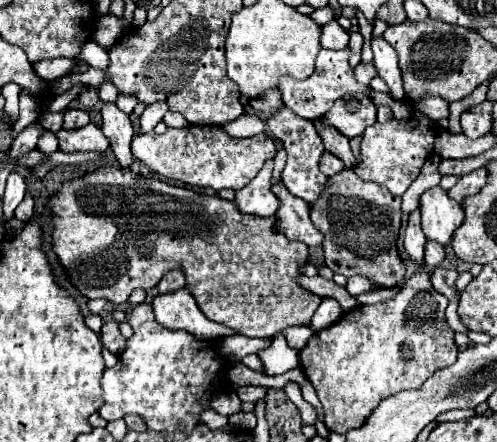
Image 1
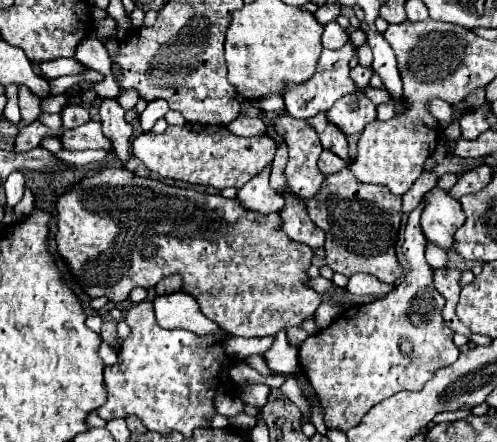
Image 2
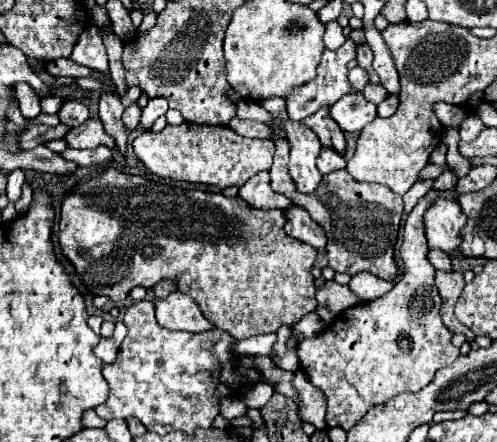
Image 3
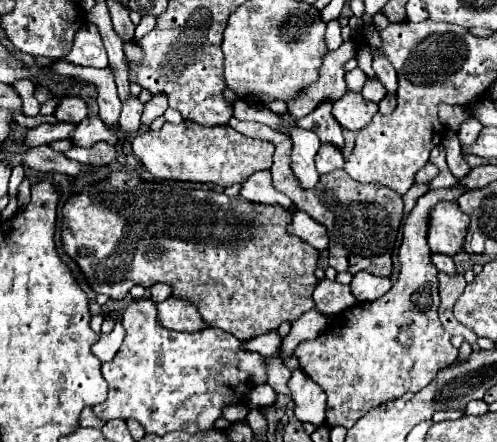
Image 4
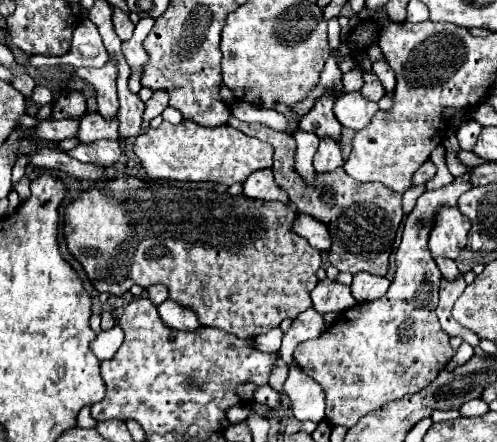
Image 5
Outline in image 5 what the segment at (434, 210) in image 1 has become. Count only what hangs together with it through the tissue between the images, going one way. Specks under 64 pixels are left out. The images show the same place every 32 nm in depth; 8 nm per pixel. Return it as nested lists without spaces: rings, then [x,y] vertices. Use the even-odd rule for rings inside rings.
[[[442,208],[436,216],[436,224],[430,234],[430,252],[434,258],[444,256],[450,260],[456,260],[466,248],[468,242],[468,230],[470,220],[466,216],[460,216],[458,208]]]

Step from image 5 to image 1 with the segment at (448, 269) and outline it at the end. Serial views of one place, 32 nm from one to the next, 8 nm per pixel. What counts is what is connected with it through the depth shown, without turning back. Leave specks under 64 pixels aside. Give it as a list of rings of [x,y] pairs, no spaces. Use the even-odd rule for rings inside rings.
[[[428,240],[428,242],[426,242],[426,250],[424,250],[424,260],[426,260],[426,264],[428,264],[430,268],[436,268],[436,266],[440,266],[440,264],[444,262],[444,258],[446,258],[444,248],[442,248],[440,244]]]

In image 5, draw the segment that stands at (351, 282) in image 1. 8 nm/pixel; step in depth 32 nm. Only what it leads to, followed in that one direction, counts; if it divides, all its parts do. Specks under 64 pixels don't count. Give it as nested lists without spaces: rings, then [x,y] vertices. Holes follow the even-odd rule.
[[[360,272],[354,276],[352,292],[356,292],[358,302],[370,302],[376,298],[382,298],[390,286],[390,280],[384,276],[372,276],[368,272]]]

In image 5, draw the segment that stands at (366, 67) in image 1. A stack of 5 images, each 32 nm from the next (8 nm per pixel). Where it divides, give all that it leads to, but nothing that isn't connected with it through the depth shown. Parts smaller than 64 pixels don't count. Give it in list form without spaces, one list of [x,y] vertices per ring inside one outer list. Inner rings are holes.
[[[350,70],[344,74],[344,92],[352,92],[362,88],[362,76],[358,70]]]

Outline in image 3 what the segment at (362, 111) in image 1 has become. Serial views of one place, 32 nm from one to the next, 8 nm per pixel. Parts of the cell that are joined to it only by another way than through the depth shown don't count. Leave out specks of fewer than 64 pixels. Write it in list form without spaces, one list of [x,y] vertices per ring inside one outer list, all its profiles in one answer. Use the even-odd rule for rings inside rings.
[[[350,92],[330,108],[330,116],[340,124],[344,132],[360,132],[374,120],[376,104],[368,102],[362,92]]]

